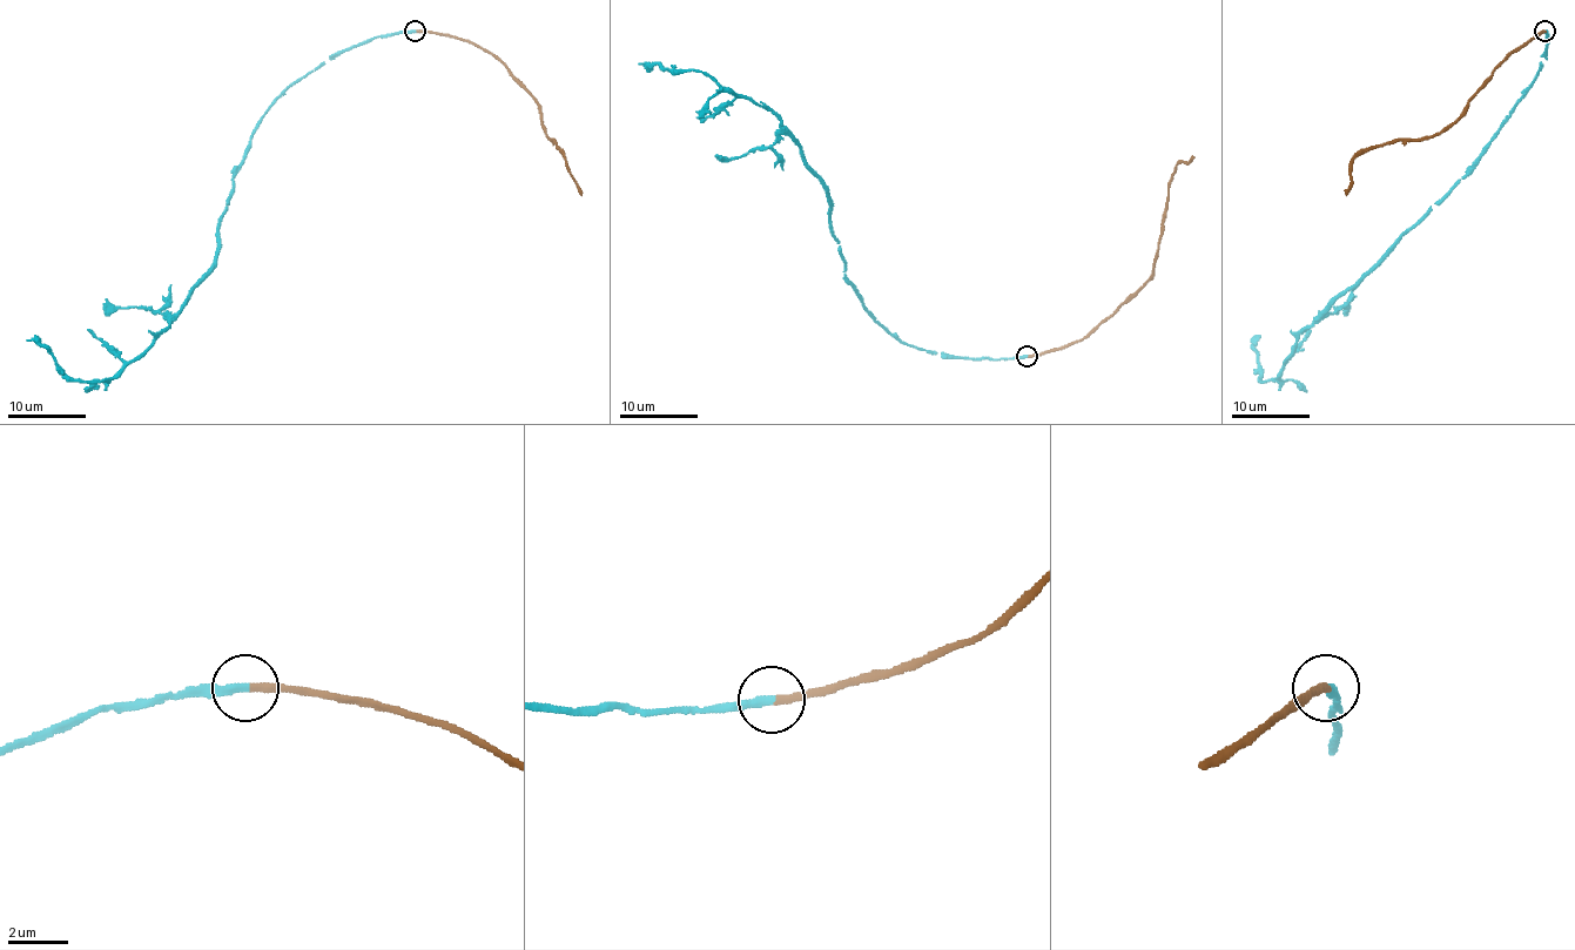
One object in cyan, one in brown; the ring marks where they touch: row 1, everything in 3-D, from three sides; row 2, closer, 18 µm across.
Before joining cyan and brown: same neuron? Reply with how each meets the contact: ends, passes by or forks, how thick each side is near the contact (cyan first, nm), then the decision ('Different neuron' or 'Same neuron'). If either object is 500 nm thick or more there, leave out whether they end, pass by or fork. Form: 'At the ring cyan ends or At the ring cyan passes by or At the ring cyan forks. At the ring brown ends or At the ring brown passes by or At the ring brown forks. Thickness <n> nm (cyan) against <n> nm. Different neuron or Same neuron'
At the ring cyan ends. At the ring brown ends. Thickness 280 nm (cyan) against 280 nm. Same neuron

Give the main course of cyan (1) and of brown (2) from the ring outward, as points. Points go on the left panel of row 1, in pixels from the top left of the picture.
1: (415, 31), (336, 52), (273, 105), (231, 180), (216, 262), (114, 377), (71, 378), (27, 339)
2: (415, 31), (446, 34), (491, 52), (532, 98), (546, 133), (560, 148), (581, 196)

